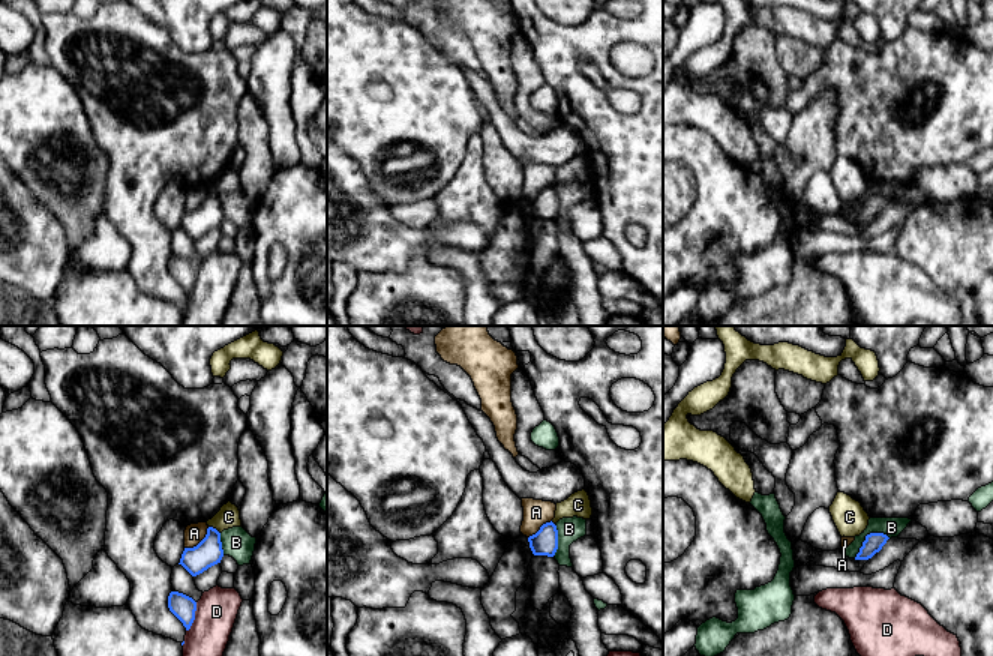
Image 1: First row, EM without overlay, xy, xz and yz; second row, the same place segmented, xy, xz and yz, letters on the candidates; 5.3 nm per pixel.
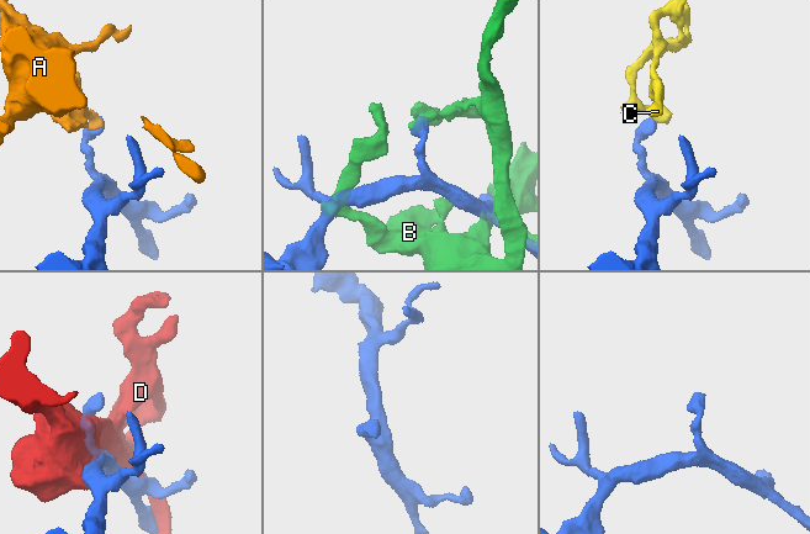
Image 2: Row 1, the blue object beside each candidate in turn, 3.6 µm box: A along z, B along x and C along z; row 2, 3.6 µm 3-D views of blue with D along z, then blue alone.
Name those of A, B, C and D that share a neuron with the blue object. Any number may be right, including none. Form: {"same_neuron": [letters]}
{"same_neuron": []}

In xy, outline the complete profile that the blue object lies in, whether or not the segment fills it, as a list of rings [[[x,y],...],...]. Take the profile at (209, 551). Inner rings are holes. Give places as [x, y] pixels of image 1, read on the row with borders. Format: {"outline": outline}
{"outline": [[[208,527],[206,537],[194,548],[184,548],[180,563],[192,576],[220,563],[224,557],[220,533]]]}

